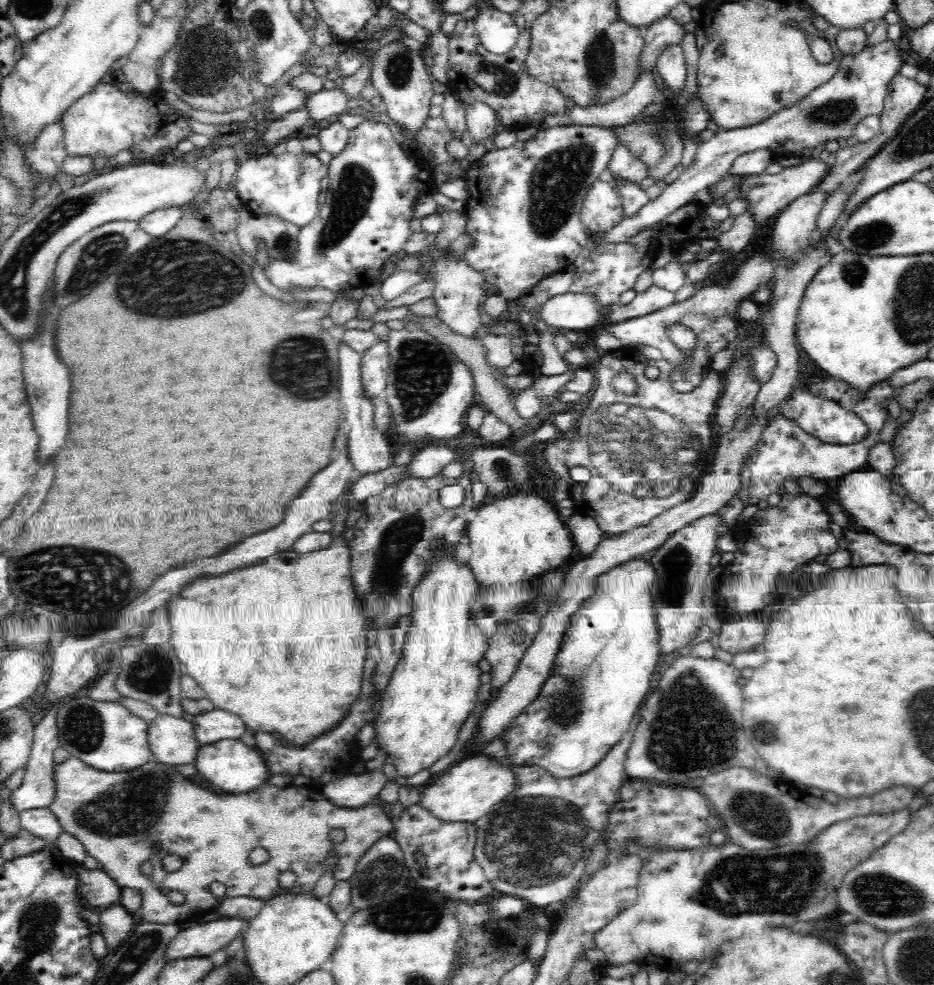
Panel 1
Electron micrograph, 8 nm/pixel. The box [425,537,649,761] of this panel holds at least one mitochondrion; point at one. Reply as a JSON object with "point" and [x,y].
{"point":[564,709]}

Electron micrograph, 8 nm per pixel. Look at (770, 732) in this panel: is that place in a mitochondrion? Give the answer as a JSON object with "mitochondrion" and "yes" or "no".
{"mitochondrion":"yes"}

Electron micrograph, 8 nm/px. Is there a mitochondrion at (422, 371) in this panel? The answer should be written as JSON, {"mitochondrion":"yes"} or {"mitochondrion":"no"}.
{"mitochondrion":"yes"}

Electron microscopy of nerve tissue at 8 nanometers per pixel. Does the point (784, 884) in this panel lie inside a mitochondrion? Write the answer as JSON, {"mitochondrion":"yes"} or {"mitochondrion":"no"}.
{"mitochondrion":"yes"}

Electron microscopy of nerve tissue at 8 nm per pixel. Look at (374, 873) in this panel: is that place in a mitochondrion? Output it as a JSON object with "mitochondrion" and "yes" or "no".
{"mitochondrion":"yes"}

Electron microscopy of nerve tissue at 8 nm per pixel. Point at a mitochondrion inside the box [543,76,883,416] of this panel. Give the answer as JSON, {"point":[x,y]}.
{"point":[835,114]}

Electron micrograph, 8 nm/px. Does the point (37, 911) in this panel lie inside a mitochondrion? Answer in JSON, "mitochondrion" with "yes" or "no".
{"mitochondrion":"yes"}

